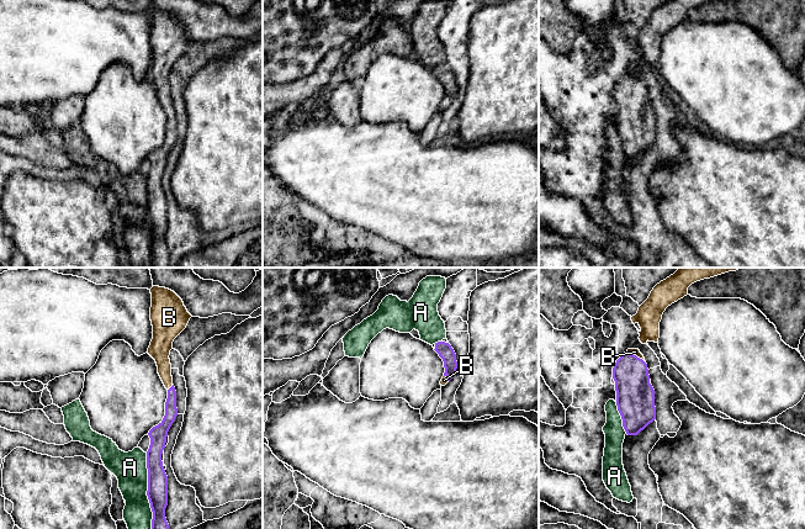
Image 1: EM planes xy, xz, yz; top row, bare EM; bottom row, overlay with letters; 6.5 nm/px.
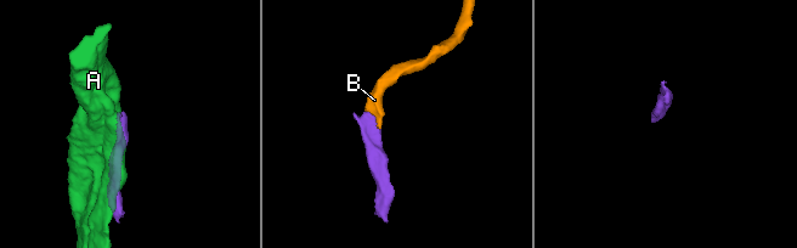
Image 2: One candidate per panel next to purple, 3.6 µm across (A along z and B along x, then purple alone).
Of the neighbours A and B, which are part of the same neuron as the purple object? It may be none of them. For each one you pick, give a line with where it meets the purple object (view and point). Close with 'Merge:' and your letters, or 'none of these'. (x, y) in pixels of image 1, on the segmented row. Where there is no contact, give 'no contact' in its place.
B: contact yz (635, 355)
Merge: B

